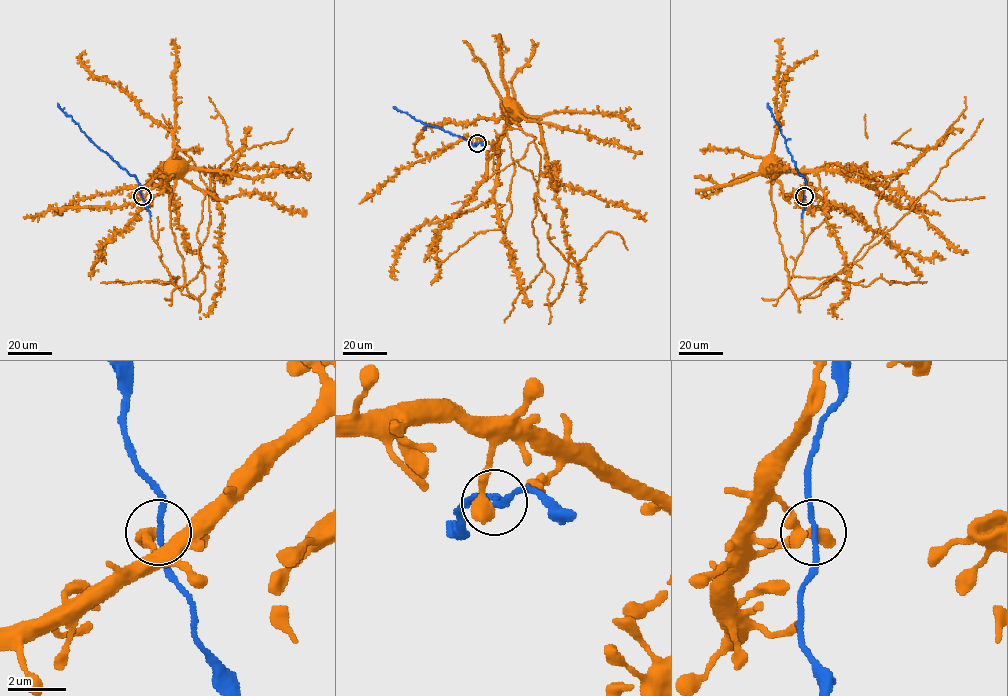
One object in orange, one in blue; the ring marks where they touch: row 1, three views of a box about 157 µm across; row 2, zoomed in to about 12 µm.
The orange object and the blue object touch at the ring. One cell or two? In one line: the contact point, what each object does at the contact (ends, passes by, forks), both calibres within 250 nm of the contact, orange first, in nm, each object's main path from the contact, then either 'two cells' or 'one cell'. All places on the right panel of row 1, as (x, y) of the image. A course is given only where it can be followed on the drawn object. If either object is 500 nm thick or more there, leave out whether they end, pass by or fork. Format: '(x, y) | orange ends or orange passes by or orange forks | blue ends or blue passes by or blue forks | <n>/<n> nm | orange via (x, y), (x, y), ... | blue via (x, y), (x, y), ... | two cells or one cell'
(804, 196) | 500/190 nm | orange via (804, 196), (801, 175), (780, 172), (773, 180), (775, 227), (798, 299), (876, 244), (983, 119) | blue via (804, 196), (805, 178), (796, 168), (768, 103) | one cell

